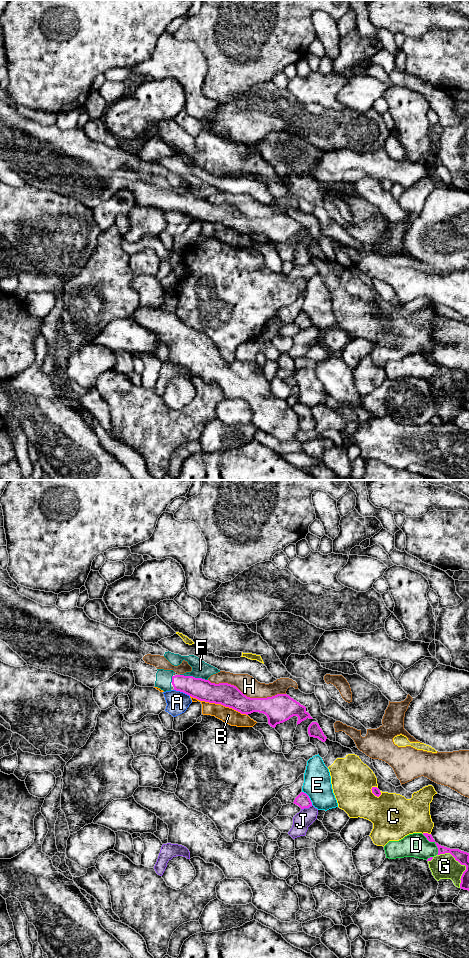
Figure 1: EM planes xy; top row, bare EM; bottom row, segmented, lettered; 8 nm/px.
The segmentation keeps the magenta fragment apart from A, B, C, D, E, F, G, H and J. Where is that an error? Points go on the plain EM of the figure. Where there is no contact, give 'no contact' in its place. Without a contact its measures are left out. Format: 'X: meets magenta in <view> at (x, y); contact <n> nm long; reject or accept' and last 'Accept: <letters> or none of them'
A: meets magenta in xy at (182, 211); contact 140 nm long; reject
B: meets magenta in xy at (219, 223); contact 500 nm long; reject
C: meets magenta in xy at (374, 314); contact 110 nm long; reject
D: meets magenta in xy at (435, 363); contact 200 nm long; reject
E: meets magenta in xy at (308, 317); contact 140 nm long; reject
F: meets magenta in xy at (194, 197); contact 220 nm long; accept
G: meets magenta in xy at (462, 384); contact 320 nm long; reject
H: meets magenta in xy at (246, 216); contact 650 nm long; reject
J: meets magenta in xy at (306, 327); contact 100 nm long; reject
Accept: F

